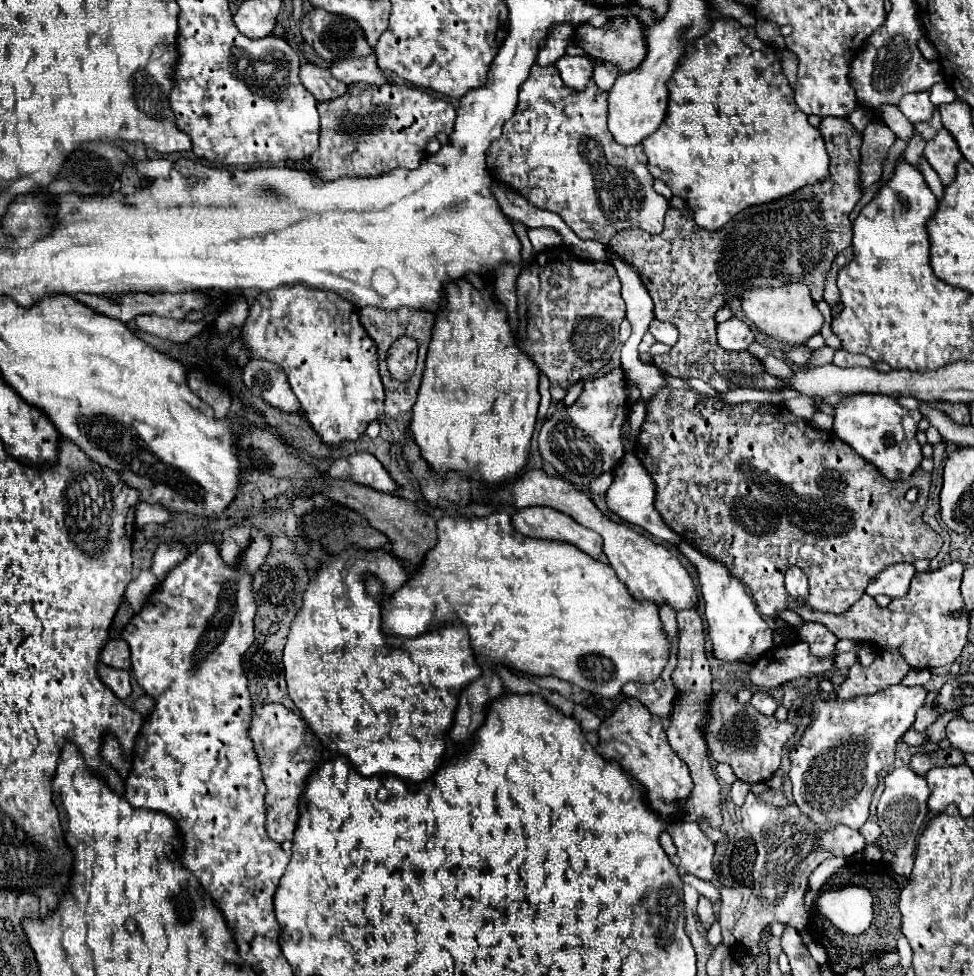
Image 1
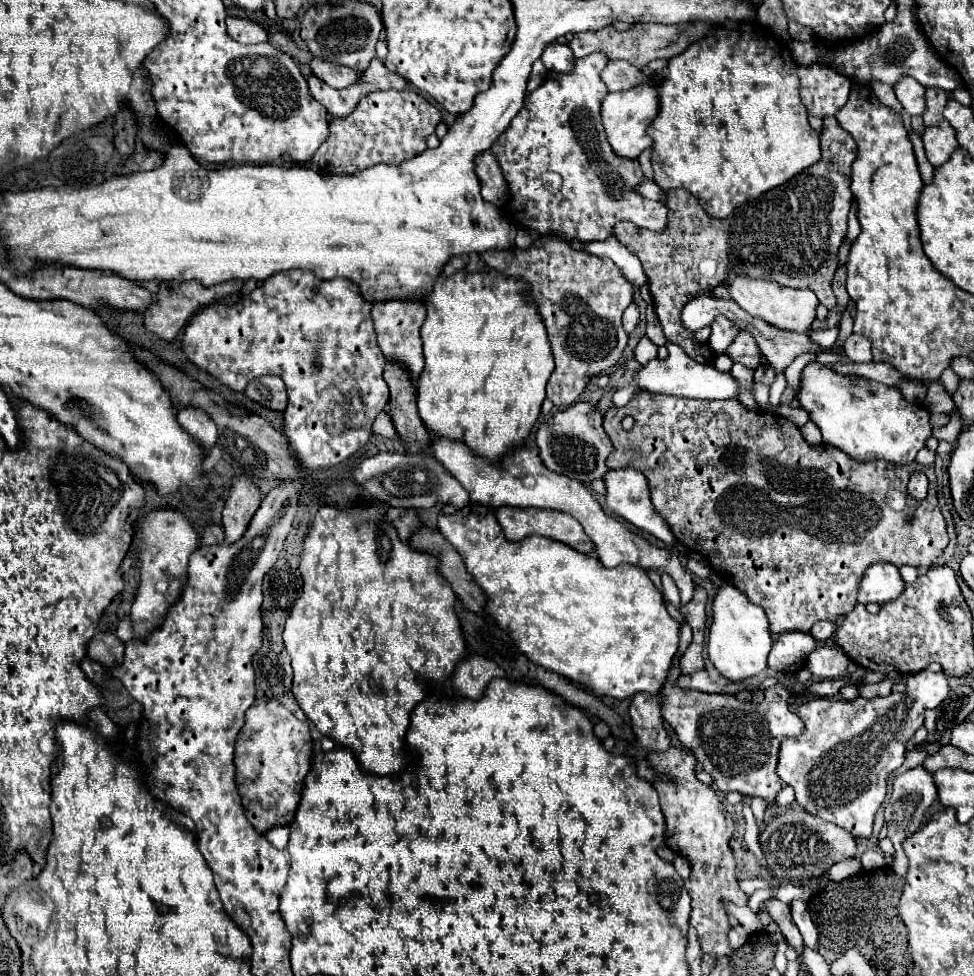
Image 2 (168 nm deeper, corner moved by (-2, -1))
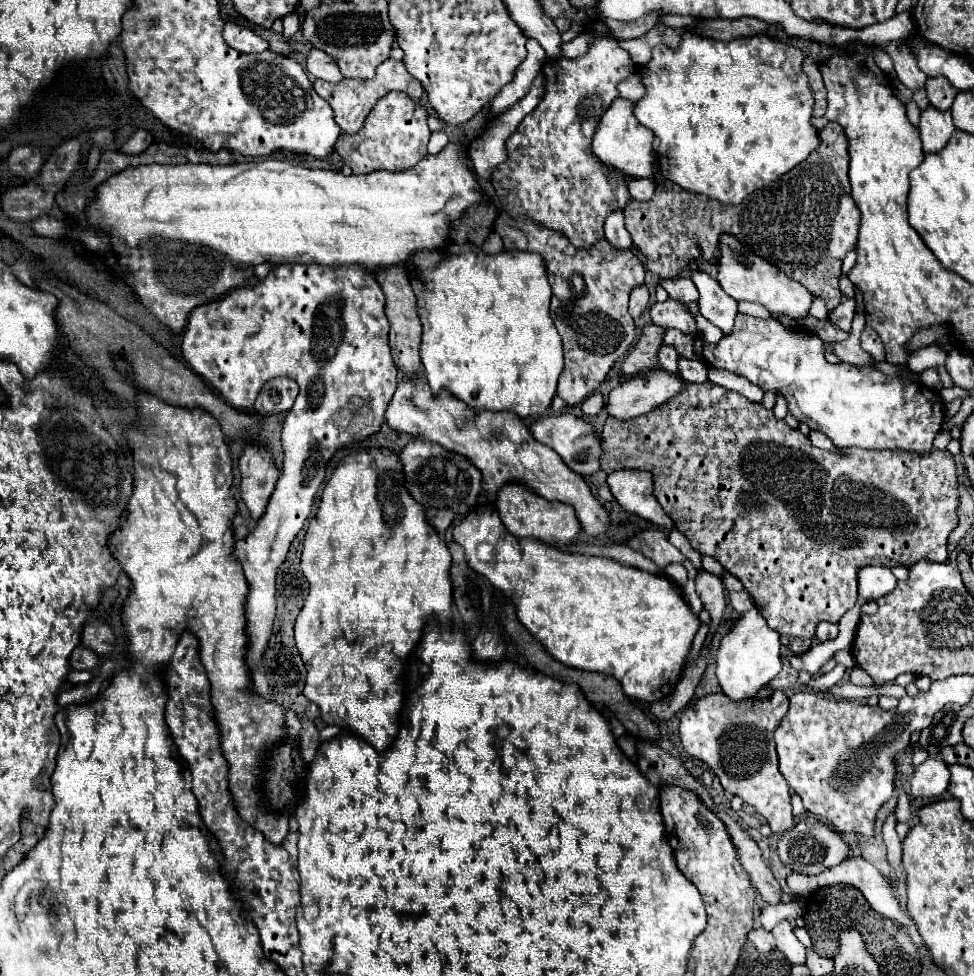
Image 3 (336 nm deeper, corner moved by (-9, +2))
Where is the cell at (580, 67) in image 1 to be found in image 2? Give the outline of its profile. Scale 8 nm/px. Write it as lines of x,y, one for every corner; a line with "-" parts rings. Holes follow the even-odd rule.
550,43
542,55
542,61
548,69
554,69
558,73
570,73
574,69
576,57
572,55
572,49
564,43

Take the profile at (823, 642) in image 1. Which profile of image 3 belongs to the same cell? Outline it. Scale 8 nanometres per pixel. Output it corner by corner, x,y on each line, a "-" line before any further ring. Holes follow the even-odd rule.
823,622
817,626
817,638
819,642
825,642
825,640
831,640
837,636
837,624
831,624
831,622

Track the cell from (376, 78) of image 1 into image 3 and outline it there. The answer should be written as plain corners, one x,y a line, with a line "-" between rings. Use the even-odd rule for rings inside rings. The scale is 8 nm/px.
313,48
307,56
307,72
311,72
315,78
327,80
327,82
337,82
343,78
343,74
339,72
337,64
331,60
331,56
327,56
323,50

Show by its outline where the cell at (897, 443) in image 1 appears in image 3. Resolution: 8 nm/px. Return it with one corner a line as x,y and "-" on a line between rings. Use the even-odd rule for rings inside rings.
737,314
733,332
731,332
731,334
725,334
725,336
723,336
719,342
715,342
715,344
703,342
703,352
701,352
701,354
703,354
705,362
707,362
711,368
735,372
735,374
747,378
751,384
757,384
763,392
769,392
769,390
771,390
771,392
775,392
775,394
783,394
785,400
787,400
789,414
793,414
799,422
805,422
811,430
823,432
825,436
829,436
829,438
833,440
835,446
841,446
841,448
867,448
867,450
889,450
889,448
899,448
899,450
911,450
911,452
923,454
923,452
929,452
929,450
933,448
933,438
937,436
937,432
941,430
943,420
945,420
945,402
941,400
941,396
939,396
935,390
925,388
925,386
921,386
921,384
913,384
913,382
901,380
901,378
897,378
897,376
895,376
895,378
889,378
889,376
885,376
883,372
879,372
879,370
873,368
873,366
859,366
859,368
857,368
857,366
845,364
845,362
829,364
829,362
825,360
825,356
823,356
823,354
825,354
825,346
823,346
823,342
821,342
819,336
809,334
809,332
805,332
803,328
795,328
795,330
785,328
785,326
779,324
775,318
765,318
765,320
761,320
761,318

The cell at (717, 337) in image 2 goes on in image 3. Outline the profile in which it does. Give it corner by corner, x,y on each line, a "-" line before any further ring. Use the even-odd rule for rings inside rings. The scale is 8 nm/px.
693,270
691,280
699,292
699,312
717,328
723,330
723,334
731,332
733,320
737,316
737,302
727,296
721,288
719,282
713,280
707,272
703,270

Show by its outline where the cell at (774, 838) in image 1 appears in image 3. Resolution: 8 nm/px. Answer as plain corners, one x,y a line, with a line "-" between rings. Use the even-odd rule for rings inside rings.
813,816
801,818
791,828
791,832
785,832
779,840
781,862
787,868
791,868
793,872
801,872
801,874
819,874
819,872
823,872
823,868
833,868
847,858
847,852
849,852
849,846
841,840
839,832
831,830
829,826
815,820

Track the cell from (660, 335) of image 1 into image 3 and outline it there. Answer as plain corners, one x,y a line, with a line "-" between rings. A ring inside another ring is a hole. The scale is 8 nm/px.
667,370
637,374
609,392
607,414
617,420
643,416
675,396
679,388
683,388
683,380
679,376
669,376

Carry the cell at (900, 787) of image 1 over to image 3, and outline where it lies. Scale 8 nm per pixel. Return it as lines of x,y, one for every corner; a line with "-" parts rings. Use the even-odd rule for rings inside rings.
927,758
923,764
915,768
913,780
911,780
911,792
913,796
933,798
941,796
949,786
949,766
941,758

